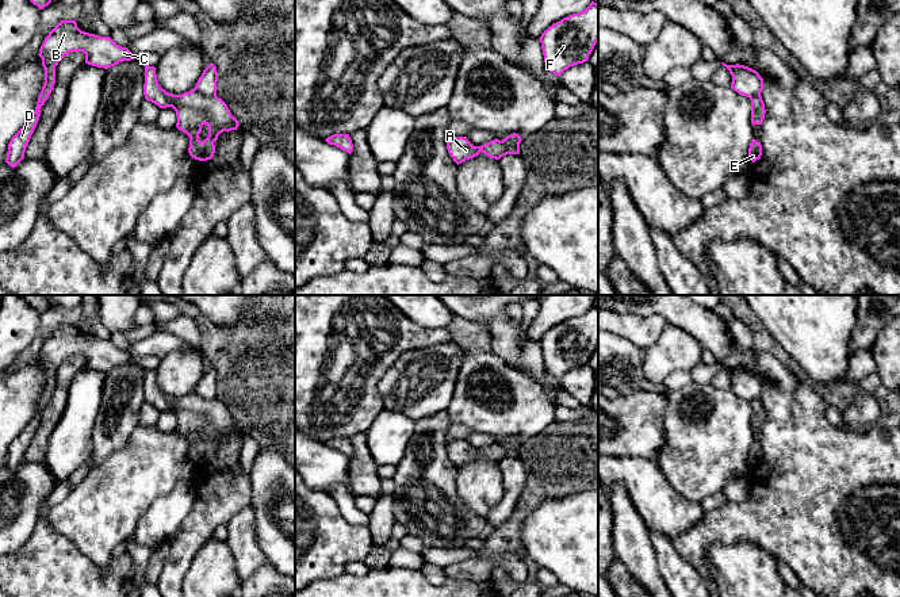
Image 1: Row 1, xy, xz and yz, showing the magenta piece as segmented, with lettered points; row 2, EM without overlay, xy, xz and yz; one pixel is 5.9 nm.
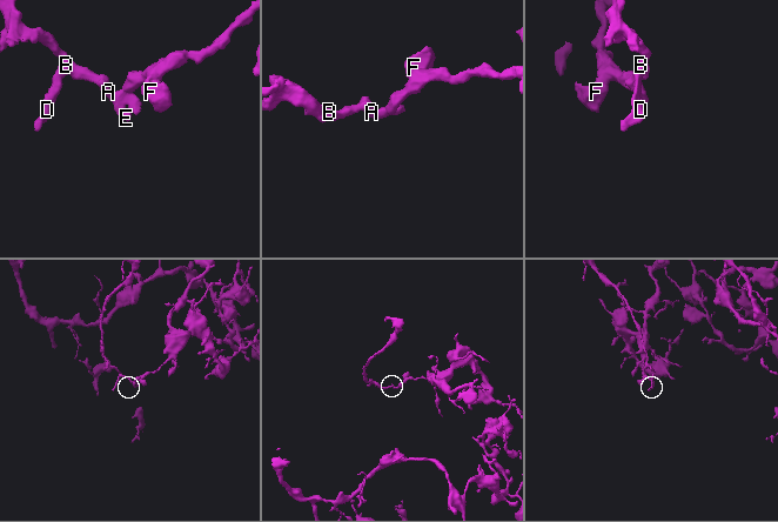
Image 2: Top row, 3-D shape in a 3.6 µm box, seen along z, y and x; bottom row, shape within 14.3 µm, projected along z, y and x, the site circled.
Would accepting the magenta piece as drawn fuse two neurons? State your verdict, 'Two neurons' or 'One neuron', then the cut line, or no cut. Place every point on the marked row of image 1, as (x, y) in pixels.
Two neurons. Split along xy (194, 88), (205, 95), (215, 95)

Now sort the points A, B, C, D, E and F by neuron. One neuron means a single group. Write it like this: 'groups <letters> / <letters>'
groups A B C D E / F

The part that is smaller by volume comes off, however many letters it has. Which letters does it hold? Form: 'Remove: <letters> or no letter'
Remove: A, B, C, D, E

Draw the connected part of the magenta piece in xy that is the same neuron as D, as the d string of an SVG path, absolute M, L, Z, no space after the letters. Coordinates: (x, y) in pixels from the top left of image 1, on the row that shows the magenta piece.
M61 20L45 38L39 57L45 69L45 83L31 118L11 138L5 162L15 168L23 158L30 138L41 116L41 108L55 84L55 66L70 51L83 51L85 64L108 69L122 61L134 60L127 47L116 45L110 37L99 37L81 31L76 20Z

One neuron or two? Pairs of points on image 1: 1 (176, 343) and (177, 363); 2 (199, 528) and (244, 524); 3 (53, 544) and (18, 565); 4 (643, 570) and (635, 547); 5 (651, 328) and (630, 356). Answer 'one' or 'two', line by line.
1: two
2: two
3: one
4: one
5: two

